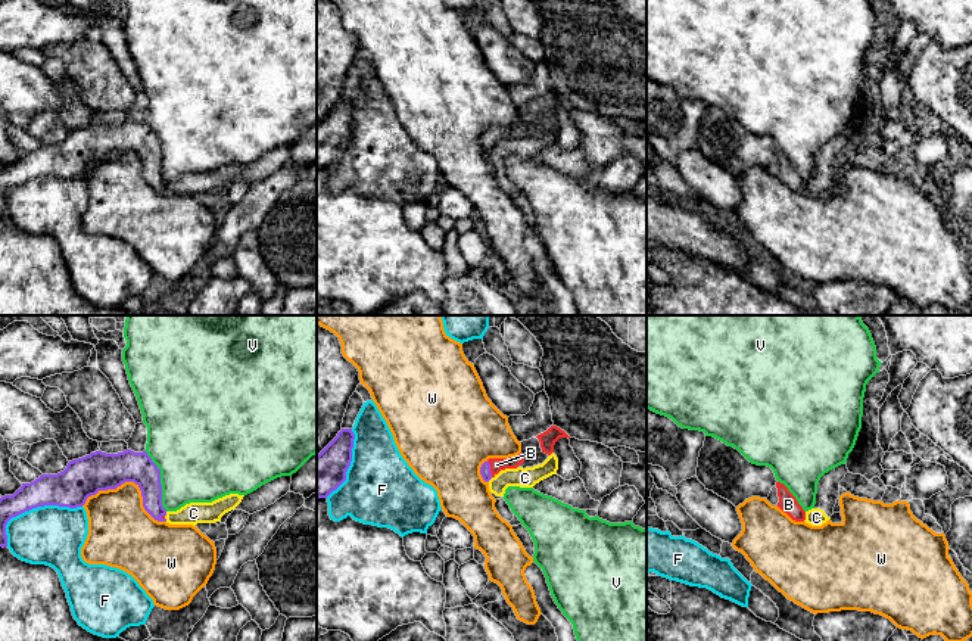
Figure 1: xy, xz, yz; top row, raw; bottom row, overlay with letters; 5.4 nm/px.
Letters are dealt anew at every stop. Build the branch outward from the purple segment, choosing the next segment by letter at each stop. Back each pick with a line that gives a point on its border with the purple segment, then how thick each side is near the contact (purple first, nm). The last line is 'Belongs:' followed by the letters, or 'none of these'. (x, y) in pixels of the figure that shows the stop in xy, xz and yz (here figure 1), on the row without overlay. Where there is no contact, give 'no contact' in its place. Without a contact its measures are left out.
B: contact xz (489, 139); calibres 60 and 80 nm
Belongs: B

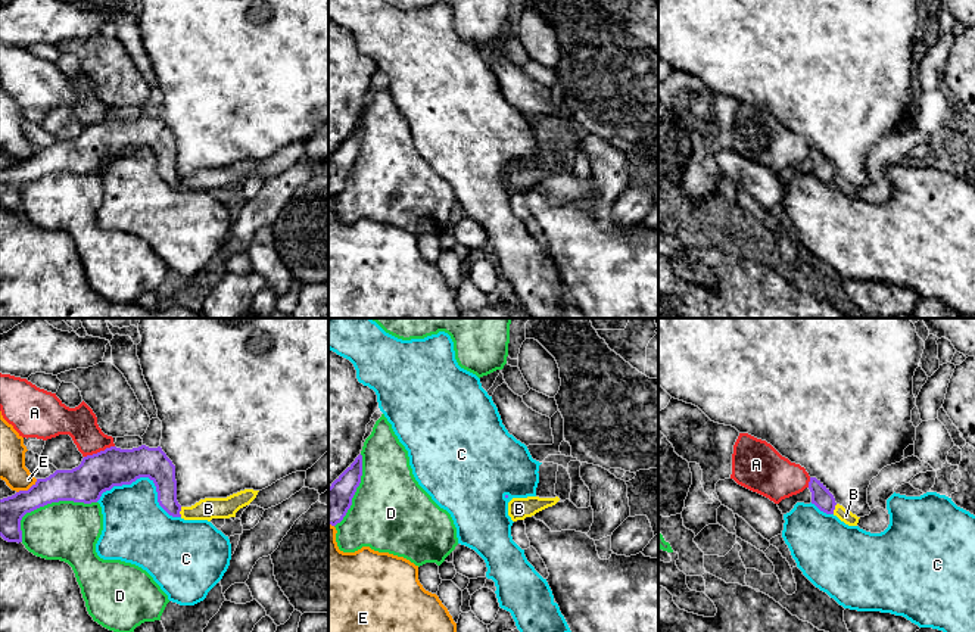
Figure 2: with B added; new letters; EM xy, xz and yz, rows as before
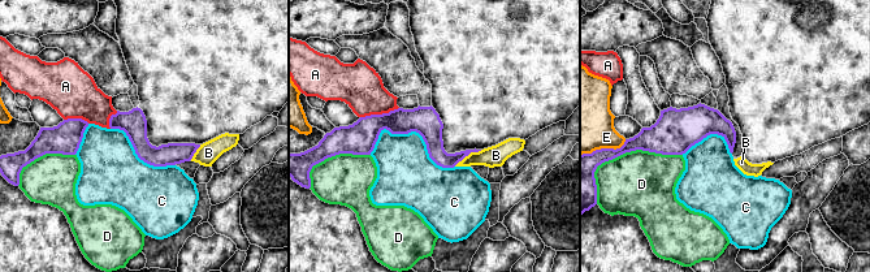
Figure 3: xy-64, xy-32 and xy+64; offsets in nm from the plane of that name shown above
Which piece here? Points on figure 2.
Belongs: none of these

